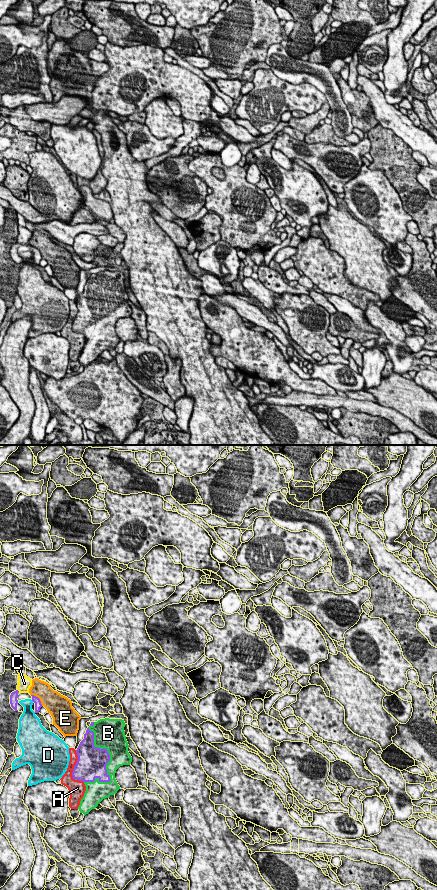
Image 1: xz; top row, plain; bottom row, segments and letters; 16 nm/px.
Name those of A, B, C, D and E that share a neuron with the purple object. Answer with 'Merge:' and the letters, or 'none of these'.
Merge: B

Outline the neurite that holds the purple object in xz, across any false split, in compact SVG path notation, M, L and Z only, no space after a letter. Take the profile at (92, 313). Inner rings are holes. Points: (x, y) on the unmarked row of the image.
M122 271L91 274L76 302L78 312L72 328L86 338L78 359L84 368L120 341L115 331L116 322L132 314L125 277Z

